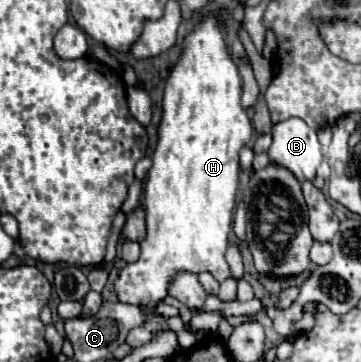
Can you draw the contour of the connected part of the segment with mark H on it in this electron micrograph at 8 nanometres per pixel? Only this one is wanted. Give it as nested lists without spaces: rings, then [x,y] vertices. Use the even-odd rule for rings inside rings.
[[[207,16],[185,38],[183,54],[167,80],[163,94],[163,118],[159,124],[159,142],[153,152],[153,166],[147,172],[145,180],[147,236],[141,242],[139,260],[127,264],[115,280],[115,294],[119,302],[151,310],[143,314],[143,324],[129,332],[129,346],[143,346],[151,342],[157,332],[171,330],[167,318],[157,312],[157,306],[163,304],[165,298],[169,298],[169,288],[177,274],[209,272],[223,282],[231,276],[225,252],[231,236],[235,196],[239,188],[239,150],[245,142],[249,142],[251,132],[251,122],[241,106],[241,78],[237,64],[227,54],[223,34],[217,26],[215,16]]]

